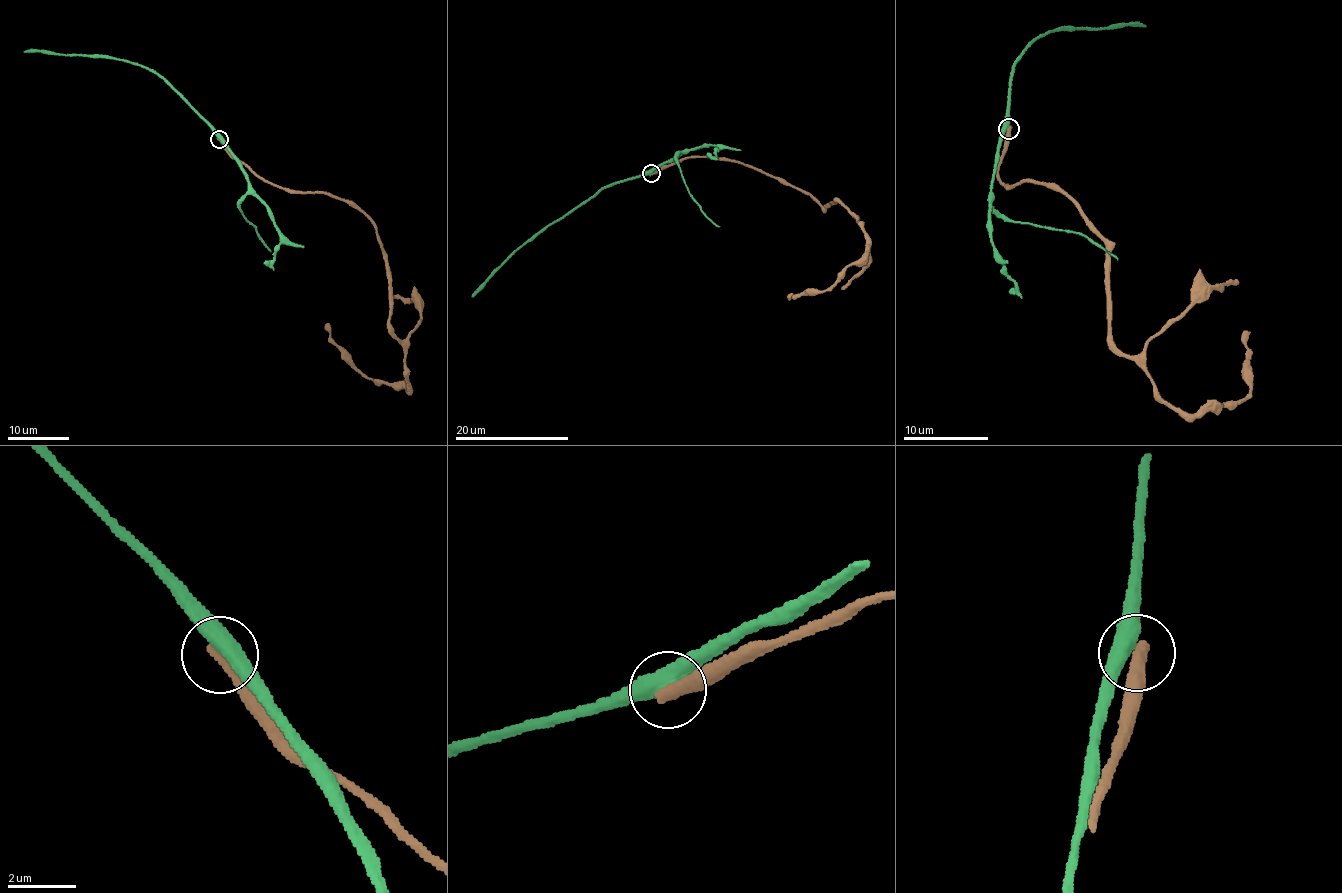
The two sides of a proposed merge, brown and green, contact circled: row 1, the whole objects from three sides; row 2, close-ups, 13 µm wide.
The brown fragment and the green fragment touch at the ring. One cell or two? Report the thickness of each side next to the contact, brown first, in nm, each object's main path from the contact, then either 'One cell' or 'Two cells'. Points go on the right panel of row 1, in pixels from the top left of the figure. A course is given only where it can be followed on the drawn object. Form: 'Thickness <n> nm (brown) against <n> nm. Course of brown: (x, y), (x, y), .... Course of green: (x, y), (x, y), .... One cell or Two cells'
Thickness 460 nm (brown) against 480 nm. Course of brown: (1009, 129), (1002, 183), (1050, 185), (1105, 242), (1108, 338), (1158, 394), (1233, 408), (1249, 332). Course of green: (1007, 129), (1011, 66), (1042, 34), (1054, 30), (1145, 26). Two cells

